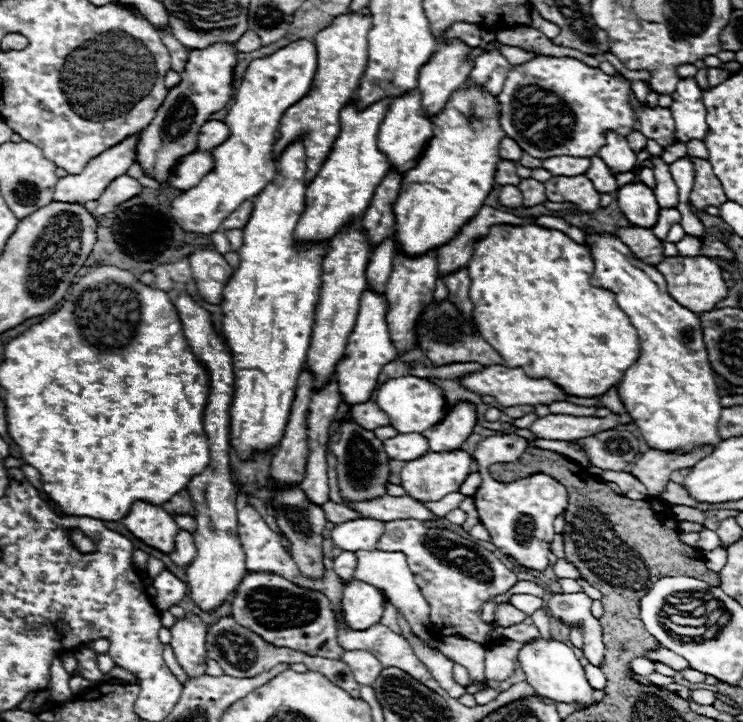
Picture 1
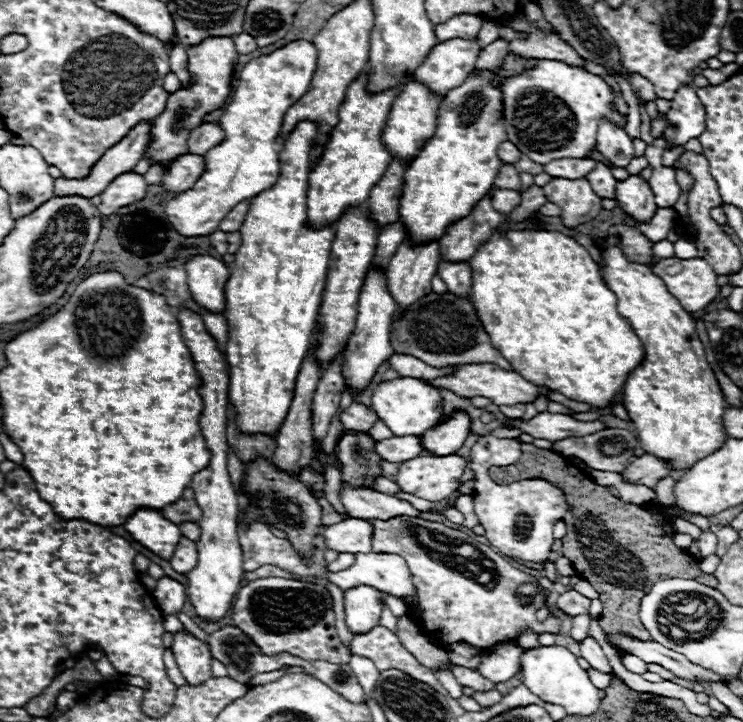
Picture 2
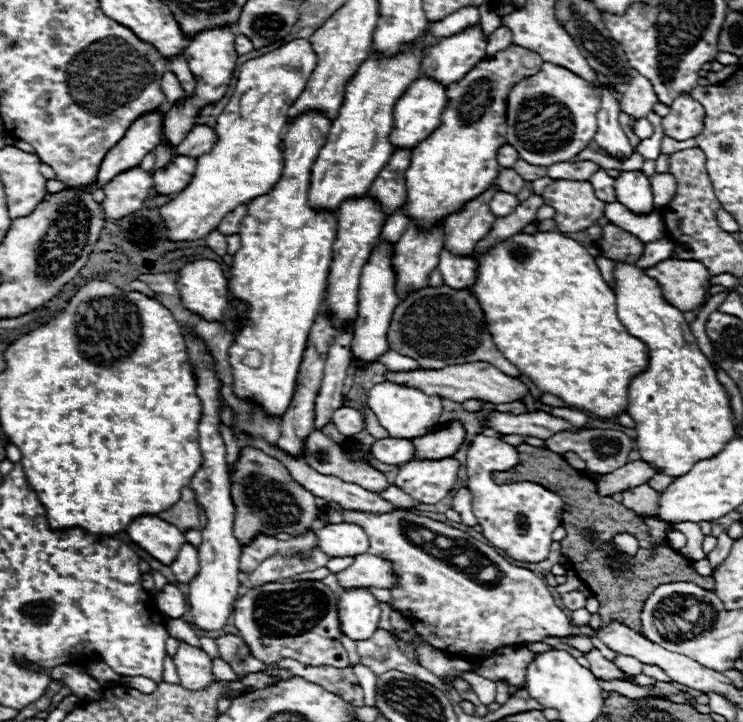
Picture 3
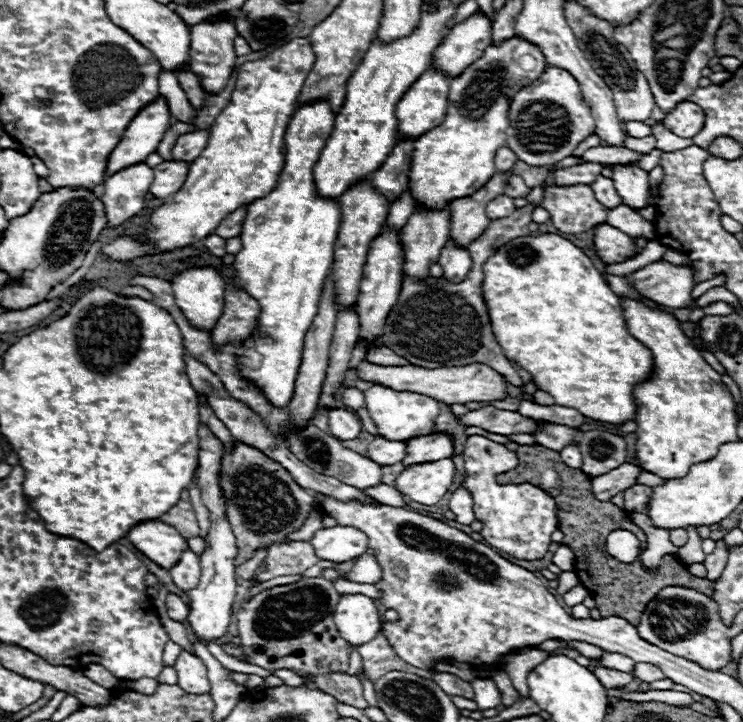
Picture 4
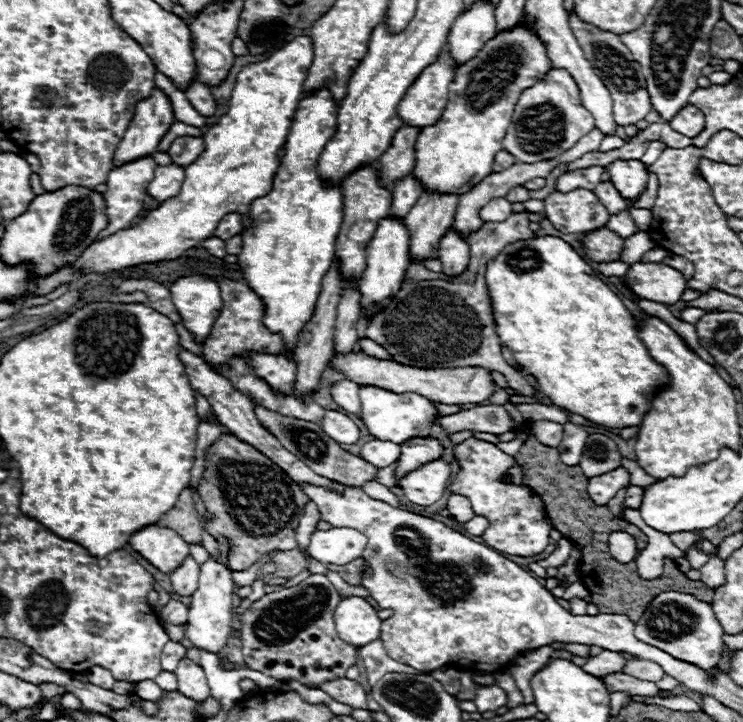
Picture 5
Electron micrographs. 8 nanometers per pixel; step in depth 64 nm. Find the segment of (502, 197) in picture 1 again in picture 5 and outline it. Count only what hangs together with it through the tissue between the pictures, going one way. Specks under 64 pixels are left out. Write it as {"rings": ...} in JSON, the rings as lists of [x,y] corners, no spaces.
{"rings":[[[494,198],[480,210],[480,218],[484,222],[502,222],[512,214],[512,204],[506,198]]]}

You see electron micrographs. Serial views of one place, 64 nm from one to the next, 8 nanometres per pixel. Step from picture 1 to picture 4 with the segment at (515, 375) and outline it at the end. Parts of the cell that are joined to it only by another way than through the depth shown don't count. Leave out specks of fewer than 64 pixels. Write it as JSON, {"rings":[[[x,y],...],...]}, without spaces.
{"rings":[[[362,360],[356,366],[356,374],[374,384],[388,384],[396,390],[420,392],[432,396],[444,404],[466,404],[466,402],[492,402],[502,398],[506,392],[502,376],[486,364],[468,364],[468,366],[444,366],[444,368],[420,368],[420,366],[380,366],[368,360]]]}

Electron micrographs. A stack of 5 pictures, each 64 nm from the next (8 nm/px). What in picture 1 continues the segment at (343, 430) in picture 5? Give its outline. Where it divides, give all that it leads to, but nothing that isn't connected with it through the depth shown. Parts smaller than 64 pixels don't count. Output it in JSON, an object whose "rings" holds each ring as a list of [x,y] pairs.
{"rings":[[[364,402],[364,404],[354,404],[350,408],[350,414],[348,418],[356,424],[360,424],[362,428],[368,428],[368,430],[374,430],[378,426],[388,426],[390,420],[388,416],[374,404],[374,402]]]}

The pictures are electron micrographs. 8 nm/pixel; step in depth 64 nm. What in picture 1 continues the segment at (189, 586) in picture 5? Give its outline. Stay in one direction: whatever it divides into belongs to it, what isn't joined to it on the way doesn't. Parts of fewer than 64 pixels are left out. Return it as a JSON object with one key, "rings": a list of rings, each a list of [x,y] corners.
{"rings":[[[180,530],[176,534],[176,544],[174,544],[174,552],[170,554],[170,560],[180,568],[188,568],[194,556],[196,556],[196,546],[194,546],[192,534],[188,534],[186,530]]]}

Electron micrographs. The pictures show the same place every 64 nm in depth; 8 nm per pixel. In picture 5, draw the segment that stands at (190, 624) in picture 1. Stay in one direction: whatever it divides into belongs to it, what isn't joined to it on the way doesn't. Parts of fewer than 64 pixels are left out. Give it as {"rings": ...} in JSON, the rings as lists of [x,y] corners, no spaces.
{"rings":[[[188,658],[180,660],[176,668],[176,678],[178,678],[178,692],[184,696],[190,696],[190,700],[202,702],[210,696],[210,688],[208,688],[202,666],[194,664],[192,660]]]}

